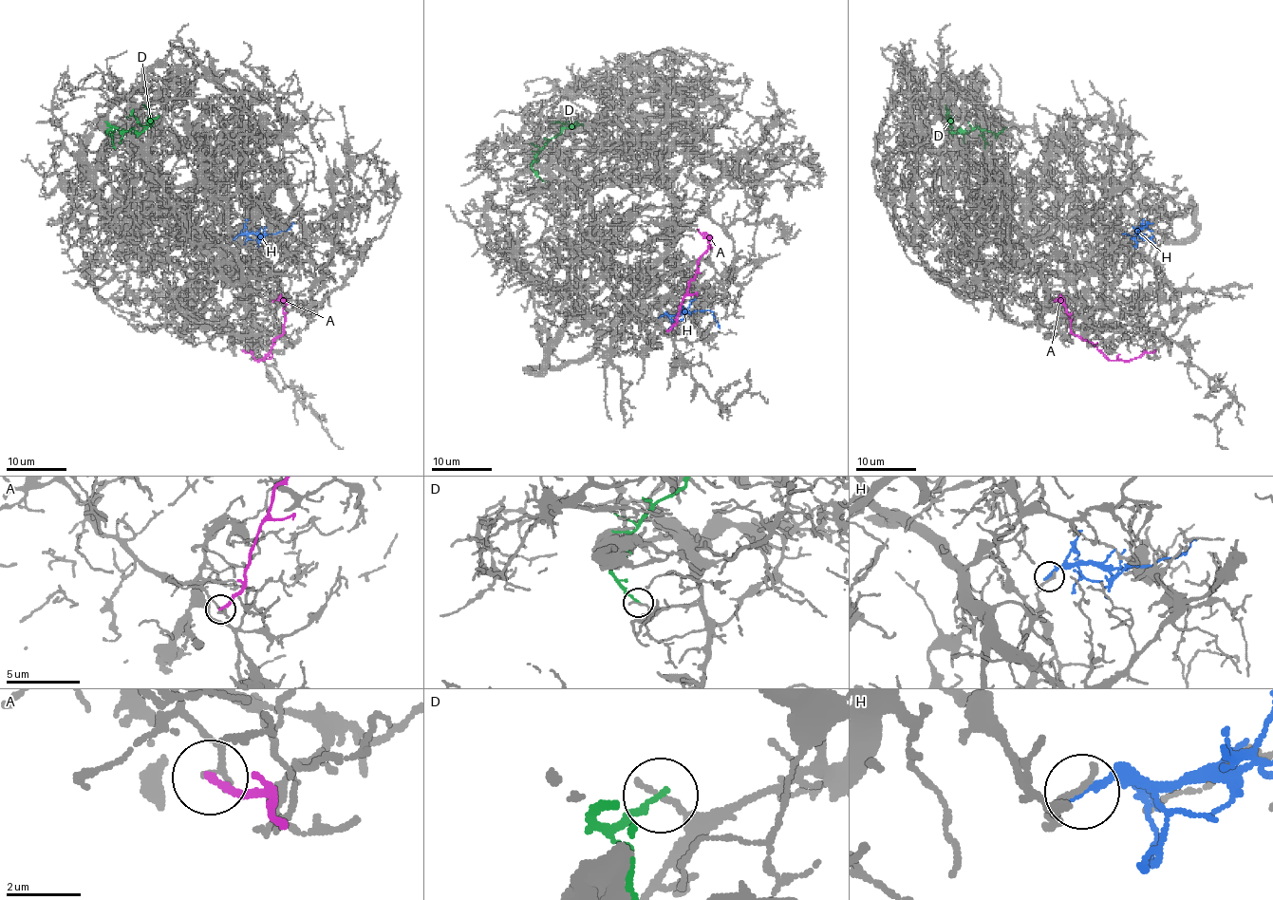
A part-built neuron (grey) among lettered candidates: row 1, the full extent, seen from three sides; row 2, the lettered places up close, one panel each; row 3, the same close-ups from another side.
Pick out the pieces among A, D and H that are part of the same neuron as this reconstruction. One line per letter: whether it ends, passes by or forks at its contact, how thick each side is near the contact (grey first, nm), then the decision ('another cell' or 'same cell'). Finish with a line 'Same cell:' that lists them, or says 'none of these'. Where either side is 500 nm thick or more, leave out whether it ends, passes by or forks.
A: it ends | 170/200 nm | another cell
D: it ends | 170/160 nm | another cell
H: it ends | 240/260 nm | another cell
Same cell: none of these

